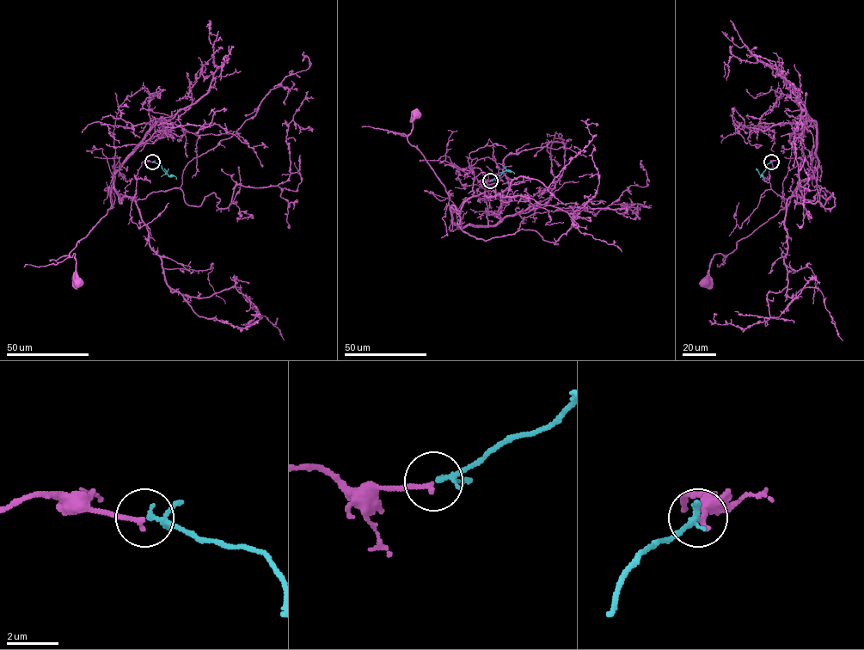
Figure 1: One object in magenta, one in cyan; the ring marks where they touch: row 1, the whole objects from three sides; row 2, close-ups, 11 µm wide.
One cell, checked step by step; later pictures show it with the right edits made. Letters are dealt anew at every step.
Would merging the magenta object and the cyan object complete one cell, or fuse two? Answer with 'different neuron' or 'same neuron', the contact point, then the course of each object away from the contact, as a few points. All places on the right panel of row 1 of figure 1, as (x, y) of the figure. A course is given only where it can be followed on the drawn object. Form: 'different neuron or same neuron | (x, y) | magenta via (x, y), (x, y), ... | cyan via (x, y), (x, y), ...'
same neuron | (771, 162) | magenta via (771, 162), (771, 188), (804, 199), (796, 189), (785, 208), (732, 253), (715, 254), (705, 282) | cyan via (771, 162), (761, 174), (764, 179)

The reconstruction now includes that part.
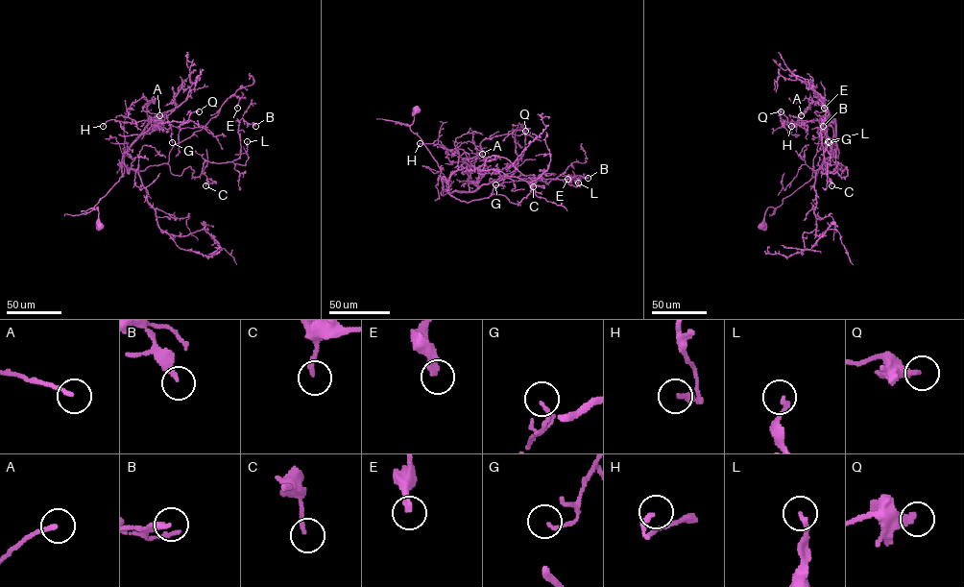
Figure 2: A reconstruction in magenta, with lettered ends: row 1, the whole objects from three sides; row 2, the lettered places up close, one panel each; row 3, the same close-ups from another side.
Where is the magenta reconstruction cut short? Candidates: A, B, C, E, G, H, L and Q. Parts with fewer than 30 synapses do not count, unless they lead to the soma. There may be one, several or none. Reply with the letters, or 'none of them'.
none of them

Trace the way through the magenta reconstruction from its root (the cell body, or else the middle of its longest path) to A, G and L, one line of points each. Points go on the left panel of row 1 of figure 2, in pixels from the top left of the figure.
A: (100, 226), (94, 207), (122, 176), (124, 155), (147, 124), (148, 101), (145, 104), (144, 110), (159, 115)
G: (100, 226), (94, 207), (122, 176), (124, 155), (144, 128), (153, 119), (164, 120), (171, 126), (172, 142)
L: (100, 226), (94, 207), (123, 163), (199, 177), (247, 141)

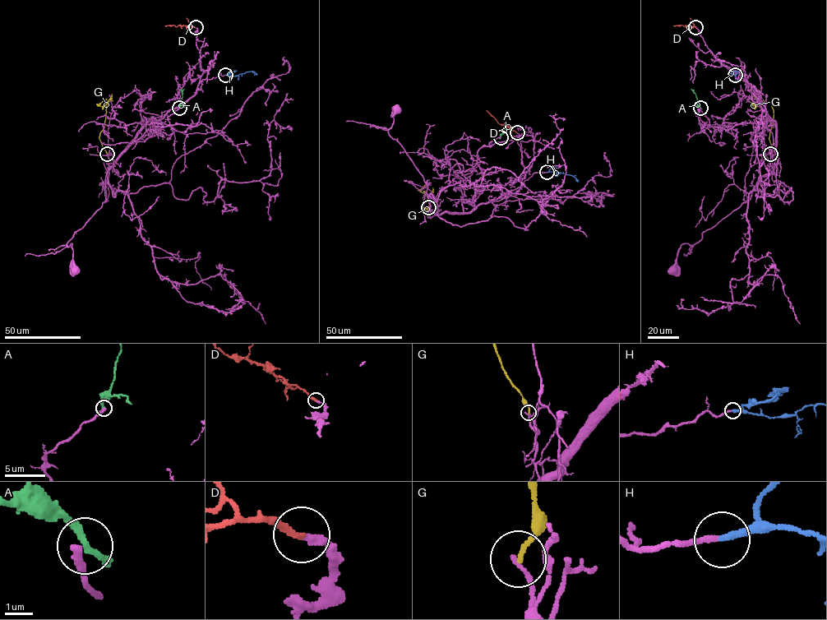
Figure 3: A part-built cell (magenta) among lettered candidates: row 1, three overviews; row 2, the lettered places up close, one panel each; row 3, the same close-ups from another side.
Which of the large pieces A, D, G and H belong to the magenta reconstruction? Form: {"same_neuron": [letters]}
{"same_neuron": ["D", "H"]}

